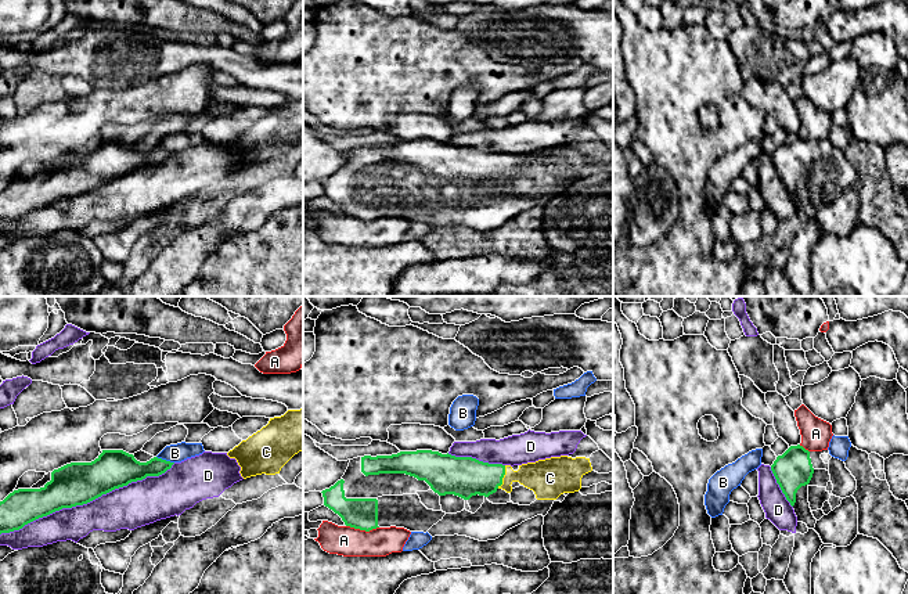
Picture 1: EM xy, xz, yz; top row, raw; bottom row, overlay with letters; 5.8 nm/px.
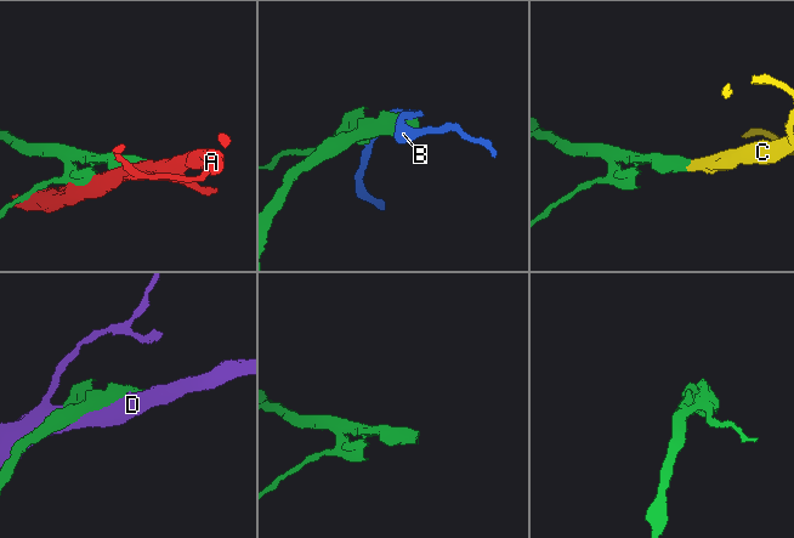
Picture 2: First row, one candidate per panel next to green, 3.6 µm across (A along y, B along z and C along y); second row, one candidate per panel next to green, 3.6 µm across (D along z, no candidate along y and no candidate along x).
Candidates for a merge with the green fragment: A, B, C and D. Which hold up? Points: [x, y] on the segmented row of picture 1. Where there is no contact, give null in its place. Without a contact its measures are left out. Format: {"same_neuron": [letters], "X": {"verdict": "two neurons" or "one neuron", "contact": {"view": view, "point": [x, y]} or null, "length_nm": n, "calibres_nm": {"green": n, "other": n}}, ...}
{"same_neuron": ["C"], "A": {"verdict": "two neurons", "contact": {"view": "xz", "point": [363, 529]}, "length_nm": 190, "calibres_nm": {"green": 180, "other": 180}}, "B": {"verdict": "two neurons", "contact": {"view": "xy", "point": [165, 460]}, "length_nm": 110, "calibres_nm": {"green": 180, "other": 110}}, "C": {"verdict": "one neuron", "contact": {"view": "xz", "point": [503, 476]}, "length_nm": 140, "calibres_nm": {"green": 240, "other": 220}}, "D": {"verdict": "two neurons", "contact": {"view": "xy", "point": [87, 501]}, "length_nm": 1100, "calibres_nm": {"green": 260, "other": 260}}}

